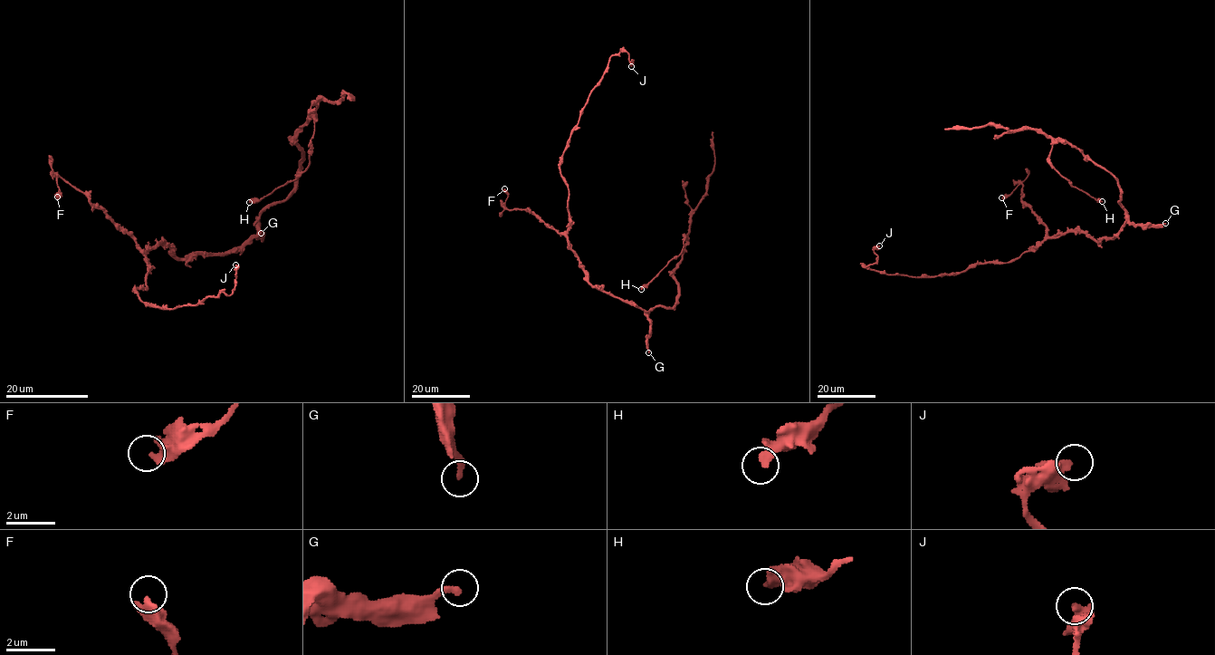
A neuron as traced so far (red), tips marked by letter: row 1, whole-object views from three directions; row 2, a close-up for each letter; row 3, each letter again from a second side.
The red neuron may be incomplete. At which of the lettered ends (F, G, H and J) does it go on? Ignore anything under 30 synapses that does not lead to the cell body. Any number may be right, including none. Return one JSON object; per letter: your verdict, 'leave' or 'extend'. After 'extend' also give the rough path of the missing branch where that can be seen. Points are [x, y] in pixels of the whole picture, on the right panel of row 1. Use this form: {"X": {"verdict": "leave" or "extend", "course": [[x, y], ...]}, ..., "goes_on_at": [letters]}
{"F": {"verdict": "leave"}, "G": {"verdict": "leave"}, "H": {"verdict": "leave"}, "J": {"verdict": "leave"}, "goes_on_at": []}

